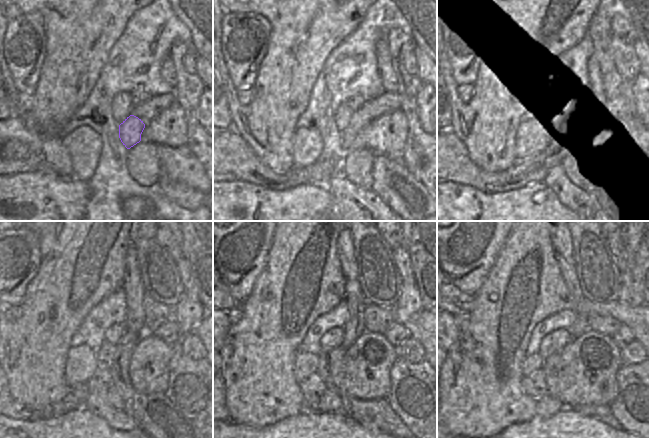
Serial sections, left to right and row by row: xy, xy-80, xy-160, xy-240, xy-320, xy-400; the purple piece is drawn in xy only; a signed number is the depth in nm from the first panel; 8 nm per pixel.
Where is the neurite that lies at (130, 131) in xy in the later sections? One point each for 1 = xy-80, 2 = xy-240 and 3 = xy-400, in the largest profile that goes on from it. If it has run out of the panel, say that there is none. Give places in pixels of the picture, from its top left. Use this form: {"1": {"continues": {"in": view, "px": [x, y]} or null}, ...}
{"1": {"continues": {"in": "xy-80", "px": [360, 118]}}, "2": {"continues": {"in": "xy-240", "px": [135, 322]}}, "3": {"continues": {"in": "xy-400", "px": [561, 241]}}}

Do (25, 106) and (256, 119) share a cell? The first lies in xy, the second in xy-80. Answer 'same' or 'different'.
different

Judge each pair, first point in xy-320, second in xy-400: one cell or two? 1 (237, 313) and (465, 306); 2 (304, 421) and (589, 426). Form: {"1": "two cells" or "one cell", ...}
{"1": "two cells", "2": "one cell"}

